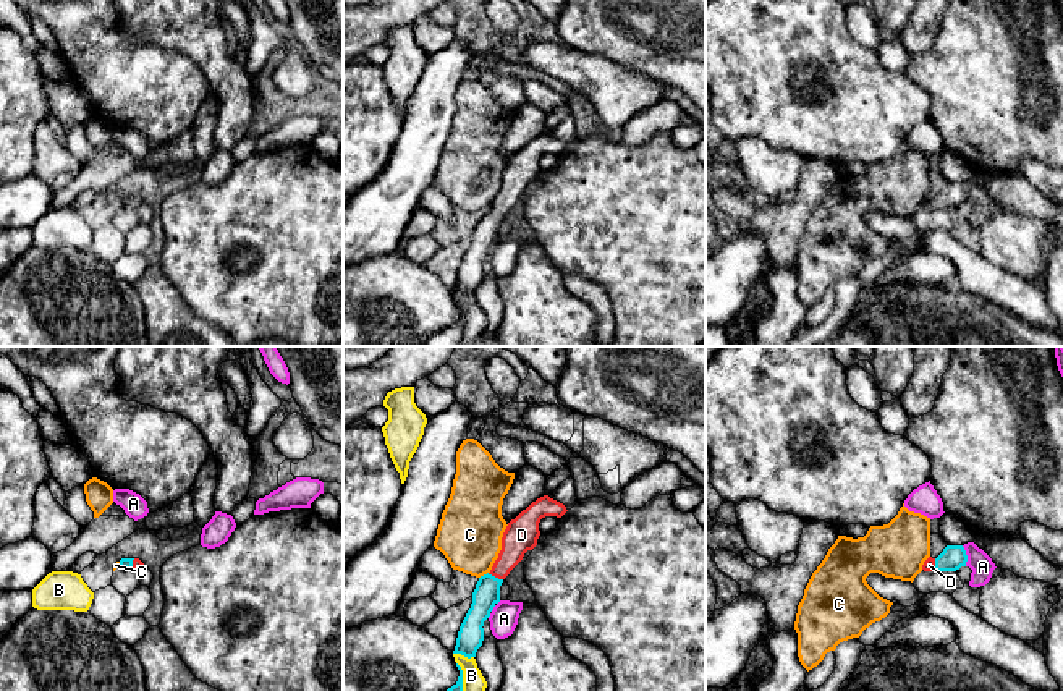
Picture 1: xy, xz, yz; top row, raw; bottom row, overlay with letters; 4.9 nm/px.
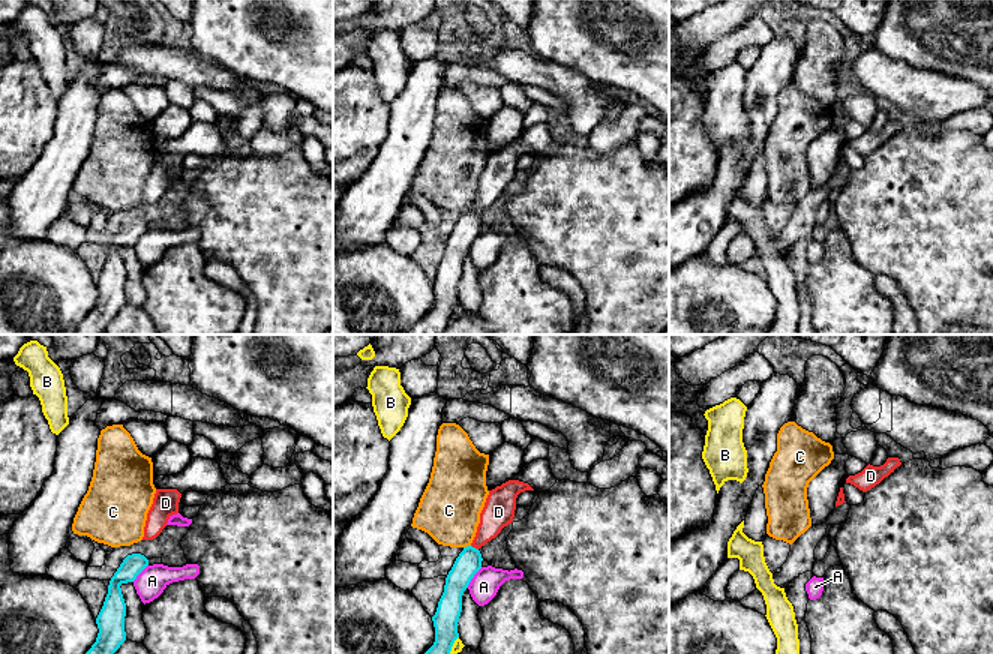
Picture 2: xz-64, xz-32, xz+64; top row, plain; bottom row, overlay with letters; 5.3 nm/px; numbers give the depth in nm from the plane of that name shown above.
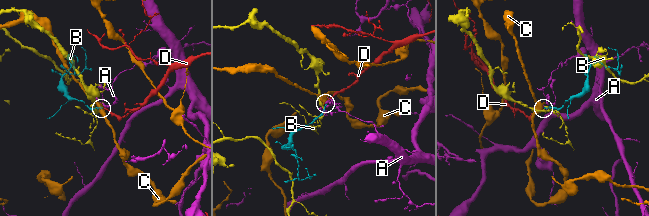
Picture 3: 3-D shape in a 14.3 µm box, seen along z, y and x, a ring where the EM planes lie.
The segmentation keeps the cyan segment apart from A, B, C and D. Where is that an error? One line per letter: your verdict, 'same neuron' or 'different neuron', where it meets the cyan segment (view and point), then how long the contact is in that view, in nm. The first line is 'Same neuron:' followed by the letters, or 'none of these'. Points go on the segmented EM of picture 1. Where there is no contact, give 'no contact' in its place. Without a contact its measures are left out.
Same neuron: D
A: different neuron; contact yz (966, 555); length 110 nm
B: different neuron; contact xz (461, 677); length 150 nm
C: different neuron; contact xz (484, 575); length 60 nm
D: same neuron; contact xz (494, 576); length 90 nm

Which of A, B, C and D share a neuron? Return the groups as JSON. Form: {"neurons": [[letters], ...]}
{"neurons": [["A"], ["B"], ["C"], ["D"]]}

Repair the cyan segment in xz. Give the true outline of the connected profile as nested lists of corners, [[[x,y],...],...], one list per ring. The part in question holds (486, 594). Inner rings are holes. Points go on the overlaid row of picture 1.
[[[544,495],[508,523],[498,558],[492,570],[481,576],[476,584],[472,604],[460,626],[453,654],[461,654],[468,659],[476,657],[484,641],[484,621],[500,602],[500,586],[523,560],[524,553],[537,545],[540,519],[545,516],[561,518],[566,511],[563,503]]]

